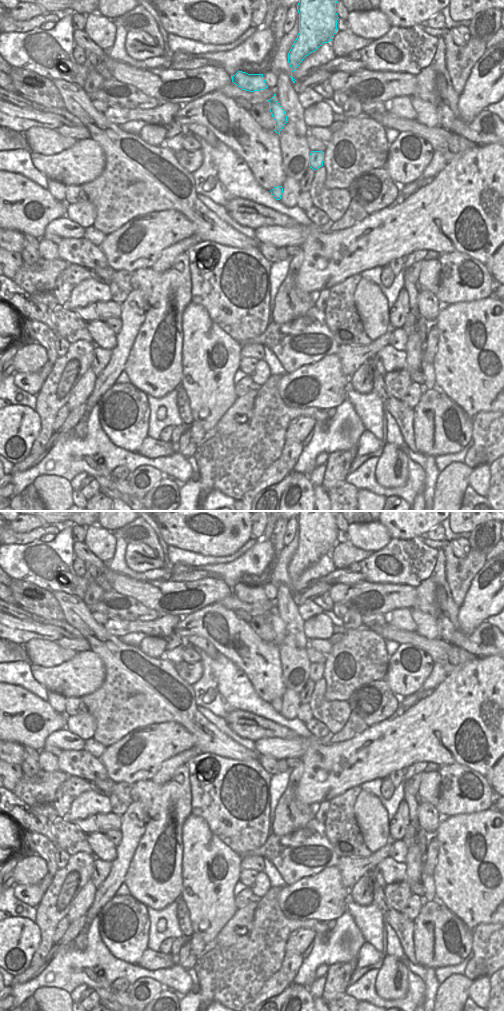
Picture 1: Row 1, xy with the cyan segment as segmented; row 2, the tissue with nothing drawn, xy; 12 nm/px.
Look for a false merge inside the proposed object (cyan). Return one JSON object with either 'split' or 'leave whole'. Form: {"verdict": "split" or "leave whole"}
{"verdict": "leave whole"}

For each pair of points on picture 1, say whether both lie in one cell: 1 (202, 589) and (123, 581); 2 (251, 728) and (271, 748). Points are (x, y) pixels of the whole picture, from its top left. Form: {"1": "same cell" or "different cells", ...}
{"1": "same cell", "2": "different cells"}

